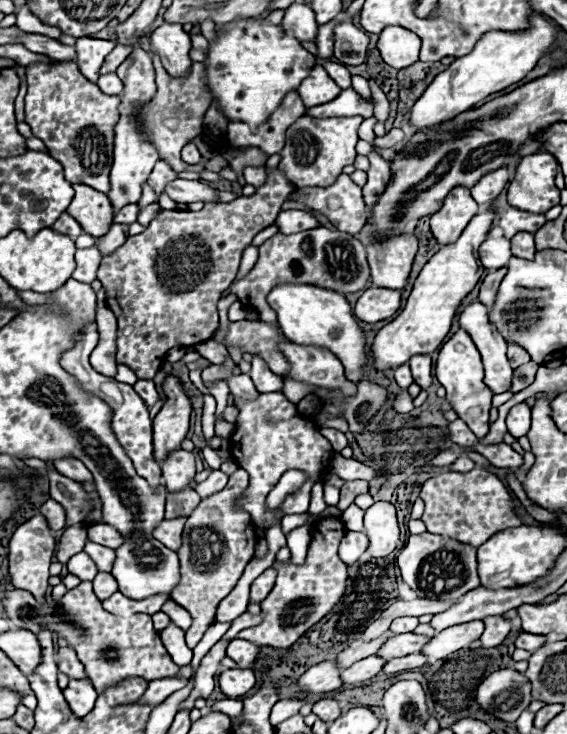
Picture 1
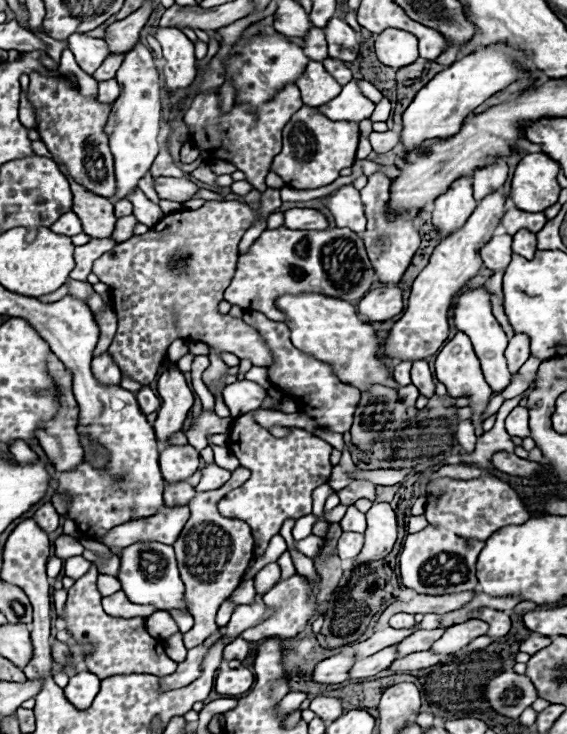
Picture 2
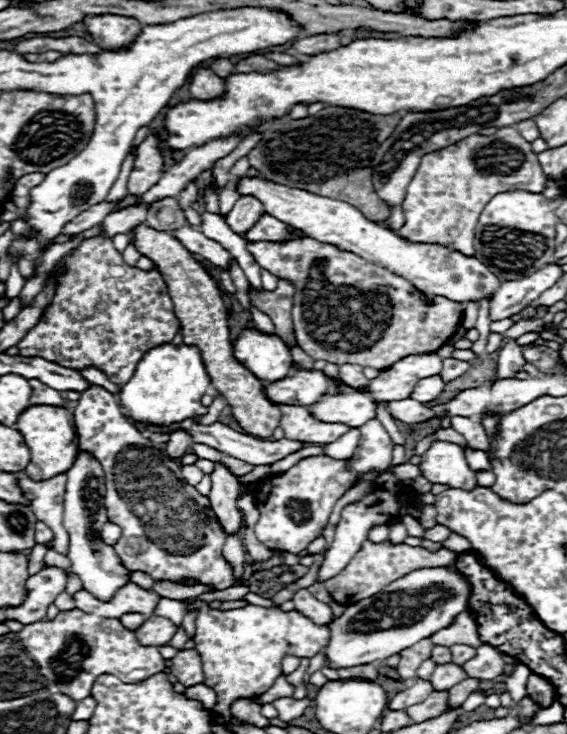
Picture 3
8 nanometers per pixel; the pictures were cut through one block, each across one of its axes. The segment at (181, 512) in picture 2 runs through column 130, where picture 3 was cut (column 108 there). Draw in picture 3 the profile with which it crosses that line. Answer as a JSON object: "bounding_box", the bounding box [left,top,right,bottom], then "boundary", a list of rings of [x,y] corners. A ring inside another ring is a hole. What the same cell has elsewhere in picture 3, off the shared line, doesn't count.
{"bounding_box":[102,522,120,544],"boundary":[[[108,522],[106,526],[104,526],[104,530],[102,530],[102,536],[104,536],[104,540],[106,540],[106,544],[114,544],[118,538],[120,538],[120,528],[114,524],[114,522]]]}

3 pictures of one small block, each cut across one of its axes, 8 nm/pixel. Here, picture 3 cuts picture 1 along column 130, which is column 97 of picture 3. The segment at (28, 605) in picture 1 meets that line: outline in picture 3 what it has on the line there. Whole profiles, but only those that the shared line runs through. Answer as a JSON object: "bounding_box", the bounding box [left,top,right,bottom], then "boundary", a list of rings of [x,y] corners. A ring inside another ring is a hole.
{"bounding_box":[18,608,166,702],"boundary":[[[78,608],[60,612],[52,622],[28,624],[18,632],[18,638],[28,656],[38,664],[40,674],[76,702],[90,696],[92,684],[100,674],[114,674],[122,682],[142,682],[166,668],[158,648],[142,646],[136,634],[126,630],[118,618],[100,618]]]}

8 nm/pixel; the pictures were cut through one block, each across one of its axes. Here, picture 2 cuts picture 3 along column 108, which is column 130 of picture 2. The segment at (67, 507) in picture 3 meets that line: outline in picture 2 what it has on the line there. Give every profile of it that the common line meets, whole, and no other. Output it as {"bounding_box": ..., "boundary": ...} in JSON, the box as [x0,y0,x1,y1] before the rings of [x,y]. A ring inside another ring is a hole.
{"bounding_box":[118,542,188,612],"boundary":[[[136,542],[122,550],[118,580],[122,582],[122,590],[134,604],[150,604],[158,610],[178,610],[188,612],[184,602],[184,584],[180,580],[174,548],[160,542]]]}

